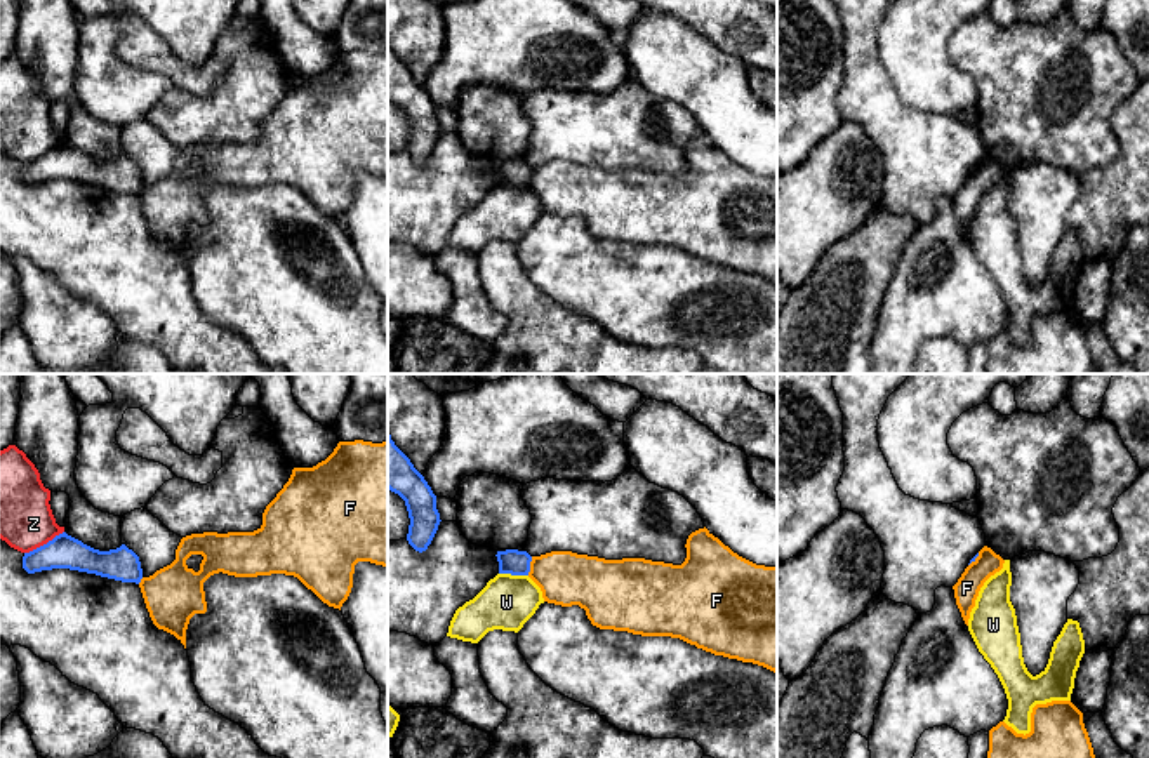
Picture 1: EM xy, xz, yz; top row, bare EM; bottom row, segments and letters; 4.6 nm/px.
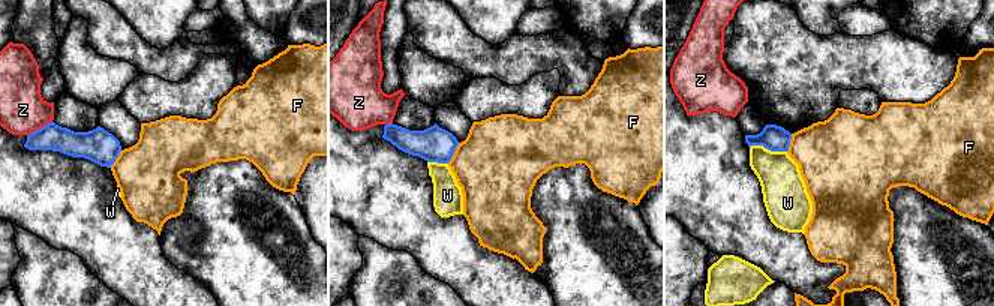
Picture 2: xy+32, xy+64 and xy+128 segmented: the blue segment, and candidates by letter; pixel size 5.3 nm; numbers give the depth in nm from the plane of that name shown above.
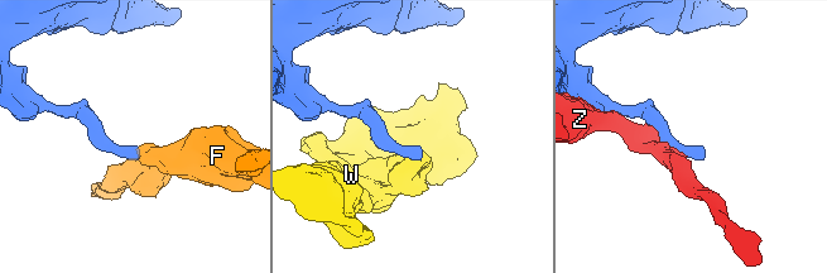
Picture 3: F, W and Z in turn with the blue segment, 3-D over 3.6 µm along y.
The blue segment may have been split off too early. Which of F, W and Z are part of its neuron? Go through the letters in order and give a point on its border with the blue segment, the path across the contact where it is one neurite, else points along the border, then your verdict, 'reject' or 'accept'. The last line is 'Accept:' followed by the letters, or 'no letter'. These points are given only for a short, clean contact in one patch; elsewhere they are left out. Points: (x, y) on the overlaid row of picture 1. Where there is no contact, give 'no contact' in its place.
F: meets blue in xz at (529, 565); border along xz (532, 557), (527, 574); reject
W: meets blue in xz at (513, 574); reject
Z: meets blue in xy at (44, 545); reject
Accept: no letter

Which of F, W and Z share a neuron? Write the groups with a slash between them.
F / W / Z

